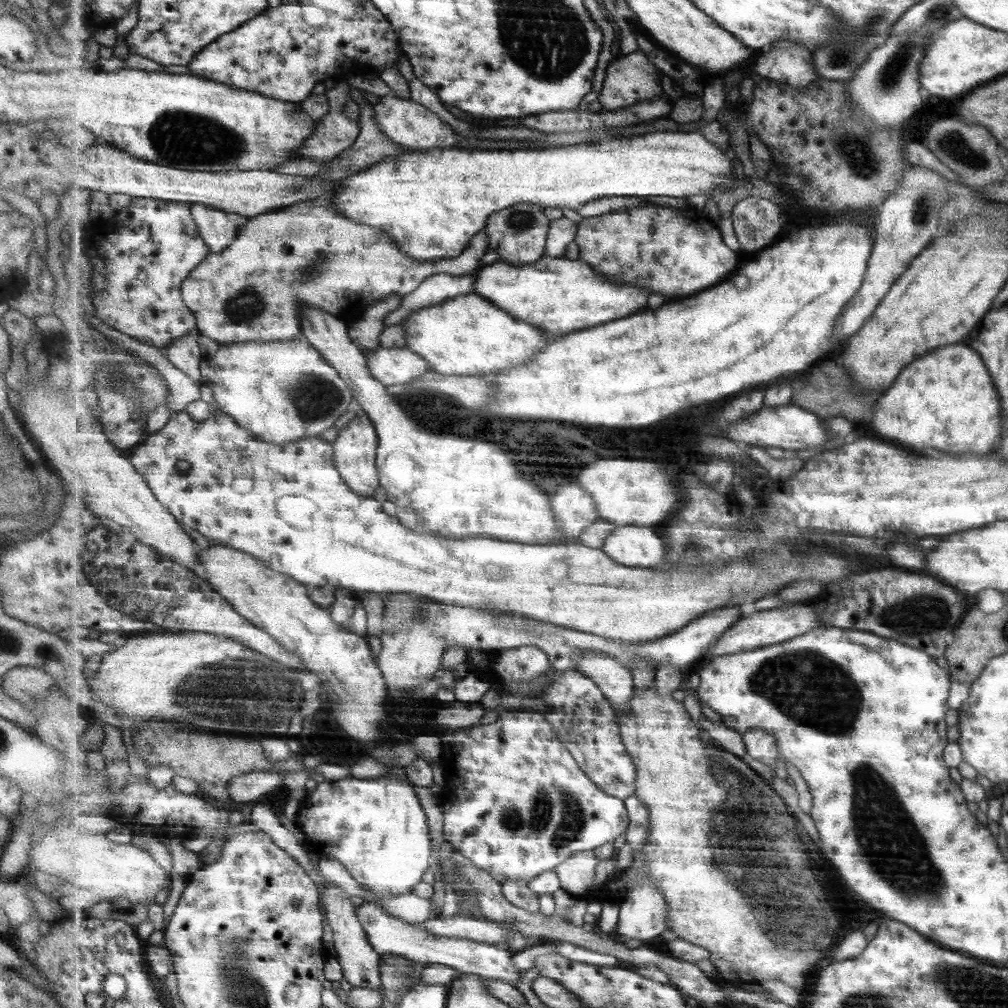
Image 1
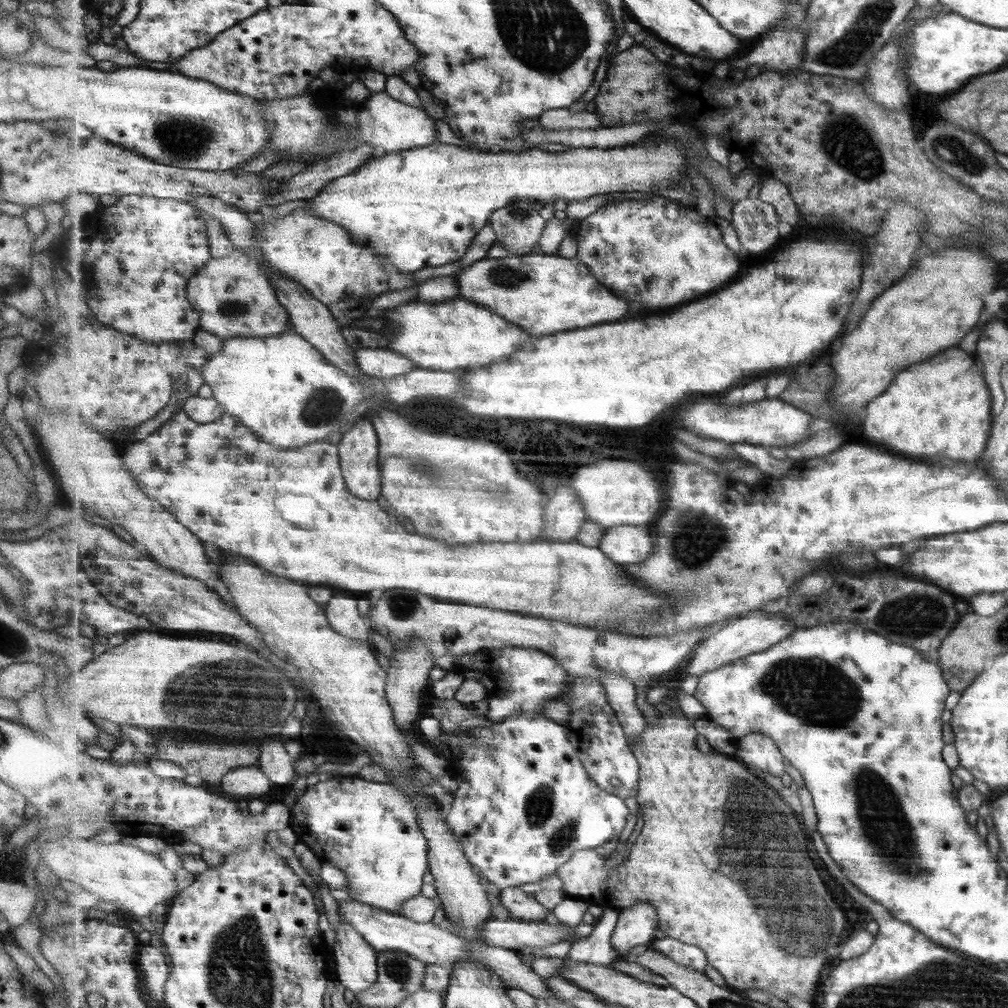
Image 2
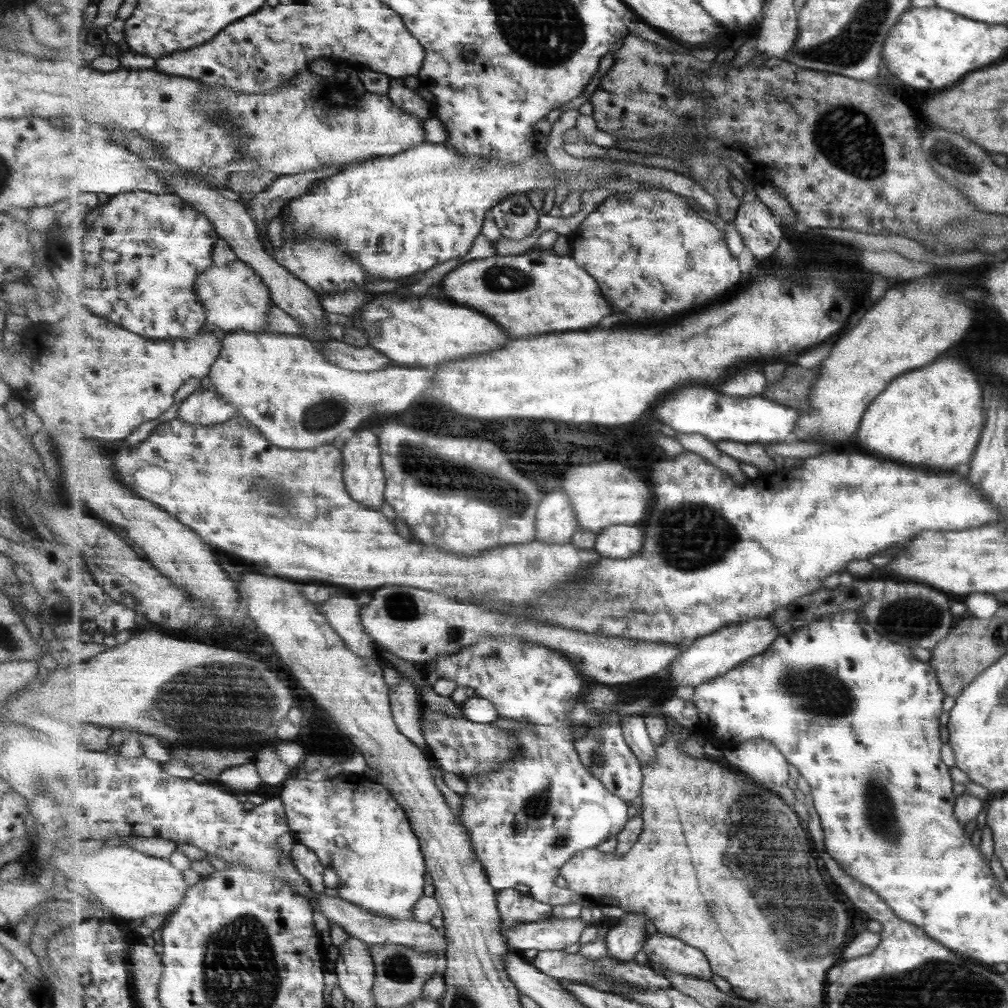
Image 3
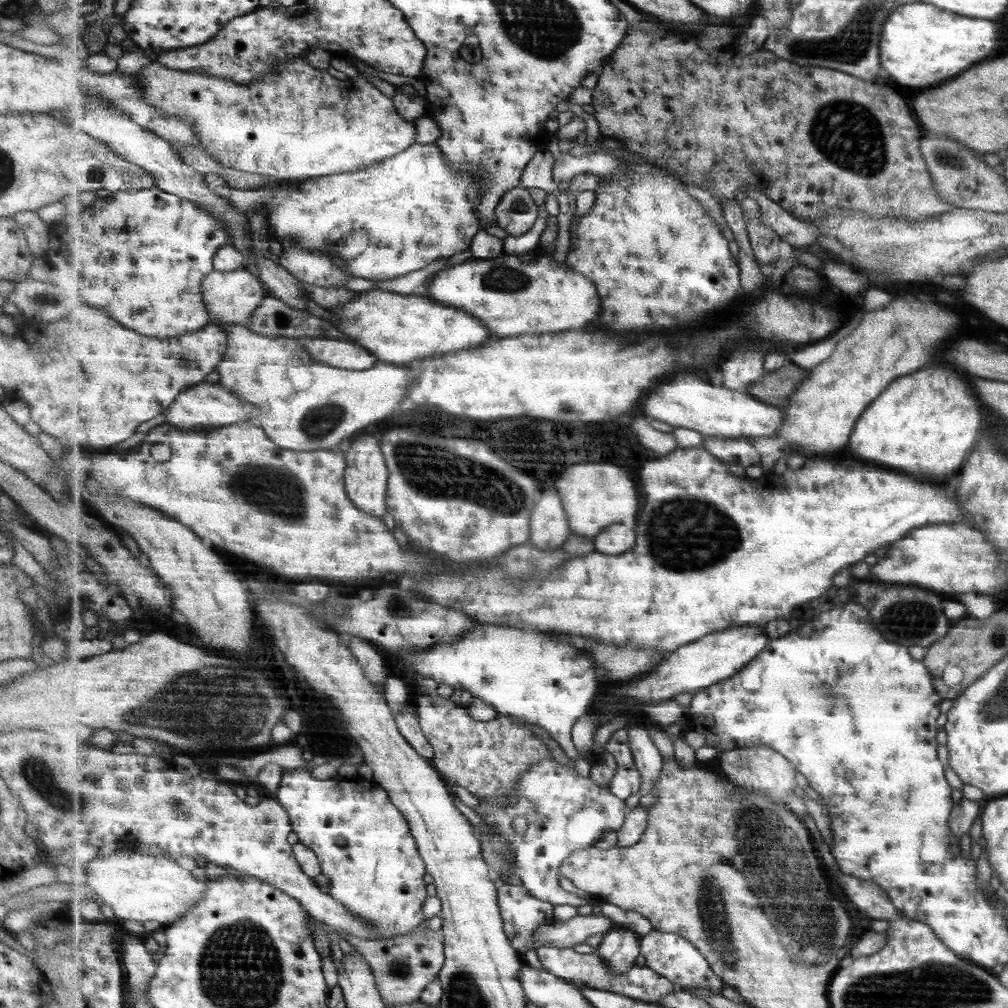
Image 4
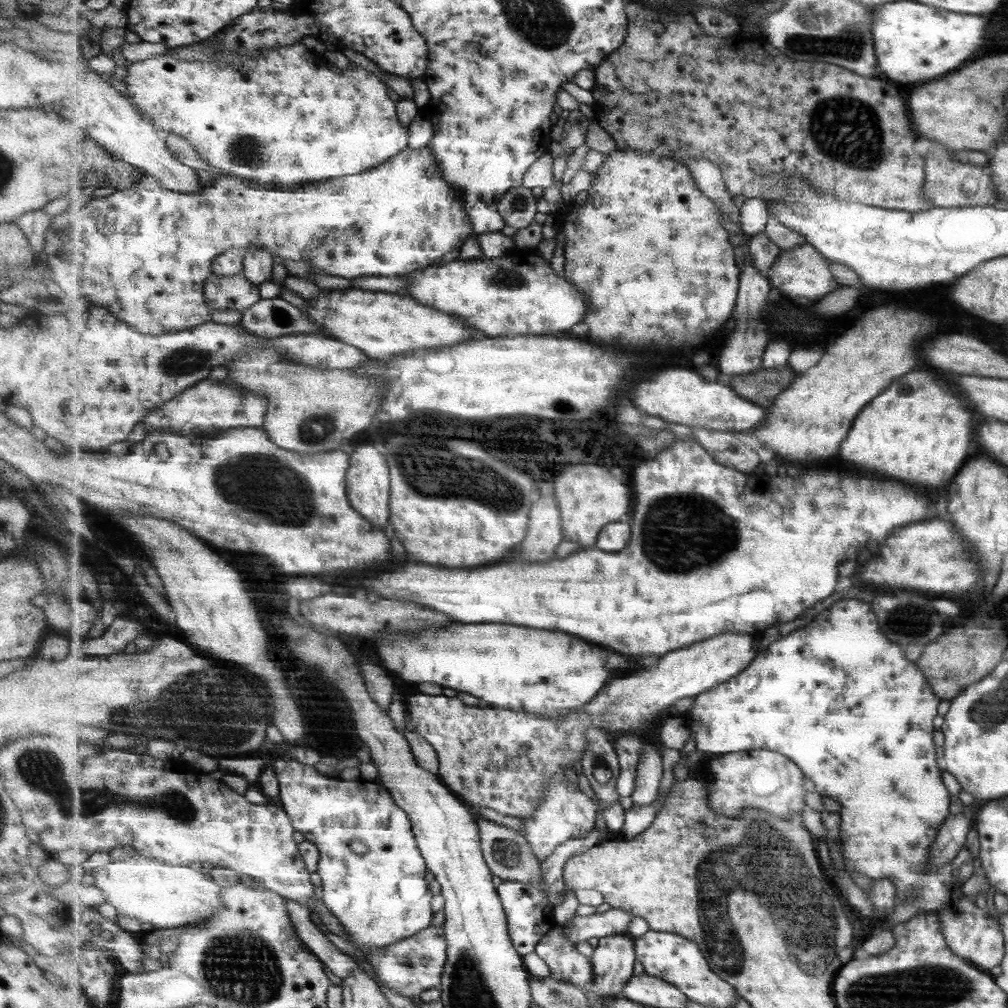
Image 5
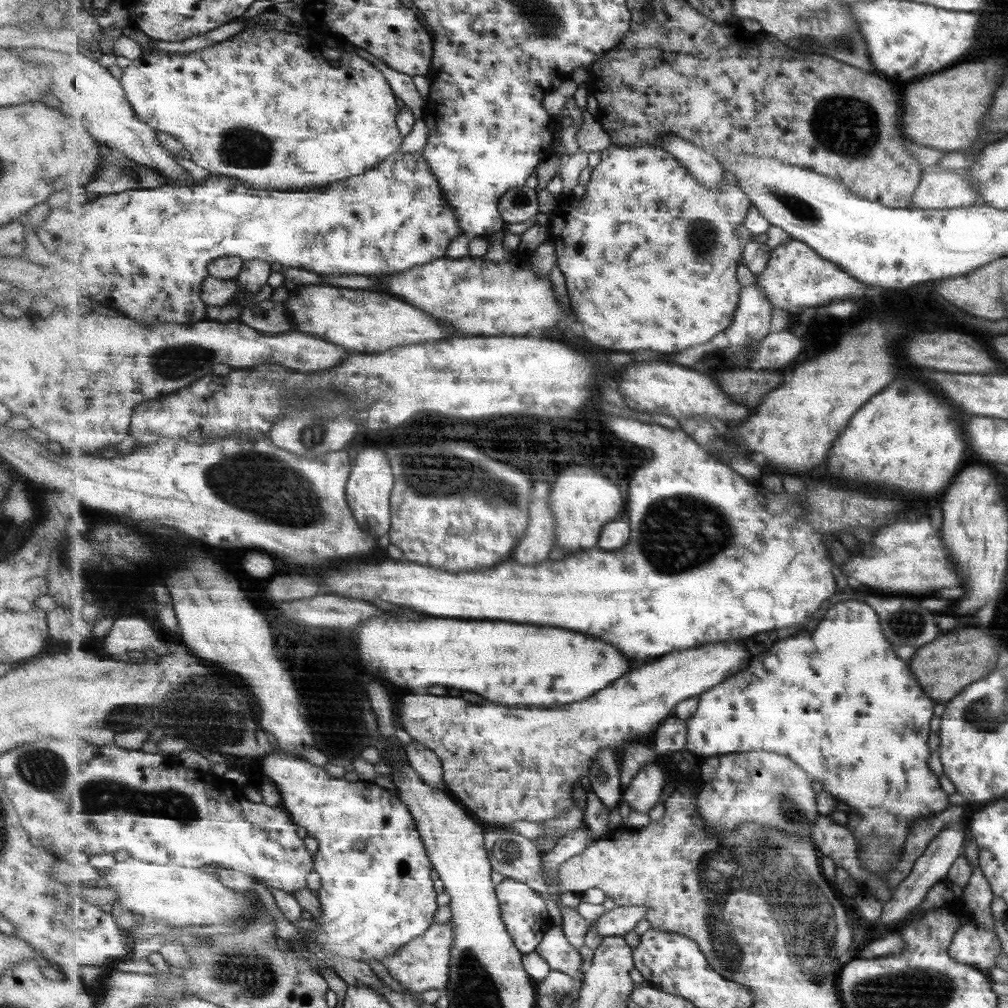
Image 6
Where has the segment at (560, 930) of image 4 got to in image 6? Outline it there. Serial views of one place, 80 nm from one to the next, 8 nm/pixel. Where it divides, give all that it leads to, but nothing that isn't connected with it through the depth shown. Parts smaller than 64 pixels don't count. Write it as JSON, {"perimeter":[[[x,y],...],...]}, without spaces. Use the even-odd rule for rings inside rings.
{"perimeter":[[[616,906],[608,910],[592,926],[603,938],[609,936],[627,936],[629,932],[635,931],[641,921],[646,920],[648,910],[646,906]]]}

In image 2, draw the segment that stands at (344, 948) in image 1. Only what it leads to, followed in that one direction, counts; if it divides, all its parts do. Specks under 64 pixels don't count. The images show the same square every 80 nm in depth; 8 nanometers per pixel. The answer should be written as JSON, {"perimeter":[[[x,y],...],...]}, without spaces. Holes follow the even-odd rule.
{"perimeter":[[[339,914],[333,961],[345,989],[355,996],[370,990],[379,980],[378,952]]]}

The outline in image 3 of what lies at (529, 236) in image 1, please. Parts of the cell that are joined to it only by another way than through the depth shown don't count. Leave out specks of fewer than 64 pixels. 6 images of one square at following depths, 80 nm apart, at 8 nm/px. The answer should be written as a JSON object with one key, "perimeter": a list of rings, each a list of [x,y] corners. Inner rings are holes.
{"perimeter":[[[526,193],[508,196],[490,208],[488,216],[499,225],[505,238],[525,240],[533,236],[539,226],[539,209],[533,208]]]}

